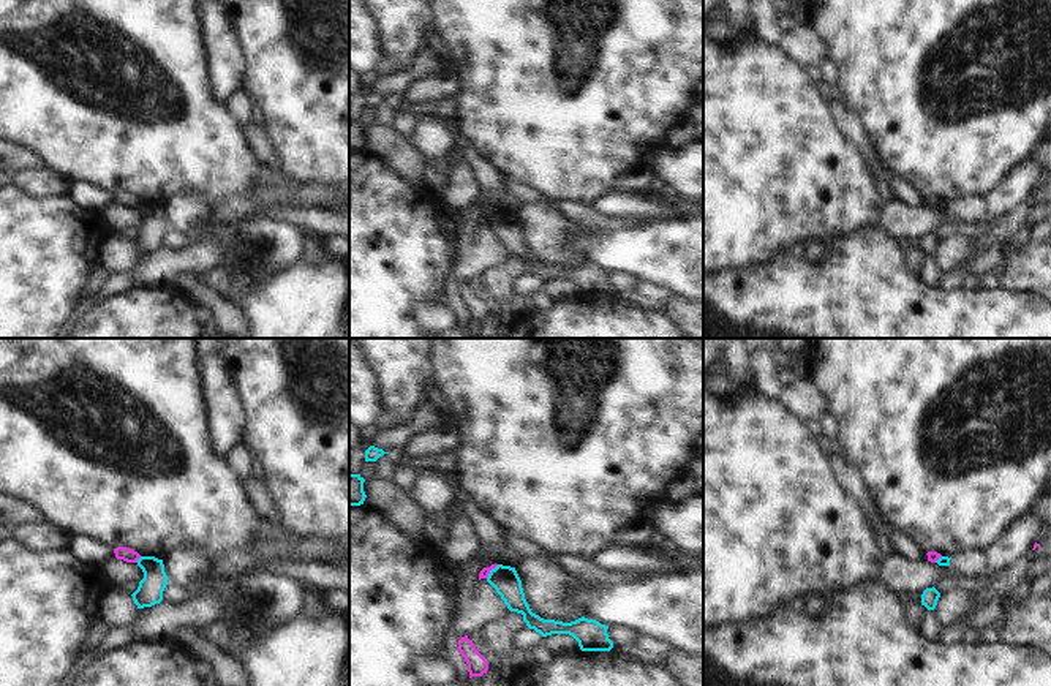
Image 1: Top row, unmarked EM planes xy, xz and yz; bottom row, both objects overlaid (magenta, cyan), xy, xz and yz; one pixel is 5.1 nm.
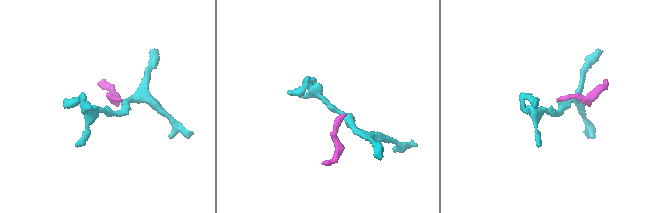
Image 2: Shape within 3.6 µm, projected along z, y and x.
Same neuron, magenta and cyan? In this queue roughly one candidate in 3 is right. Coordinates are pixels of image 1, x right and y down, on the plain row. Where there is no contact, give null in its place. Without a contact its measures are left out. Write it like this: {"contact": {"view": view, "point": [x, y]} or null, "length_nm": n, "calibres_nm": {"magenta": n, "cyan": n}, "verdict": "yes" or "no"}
{"contact": {"view": "xy", "point": [138, 204]}, "length_nm": 50, "calibres_nm": {"magenta": 70, "cyan": 130}, "verdict": "no"}

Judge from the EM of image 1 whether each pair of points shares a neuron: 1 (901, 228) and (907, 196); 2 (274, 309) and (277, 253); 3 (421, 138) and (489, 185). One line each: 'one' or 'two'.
1: two
2: two
3: two

